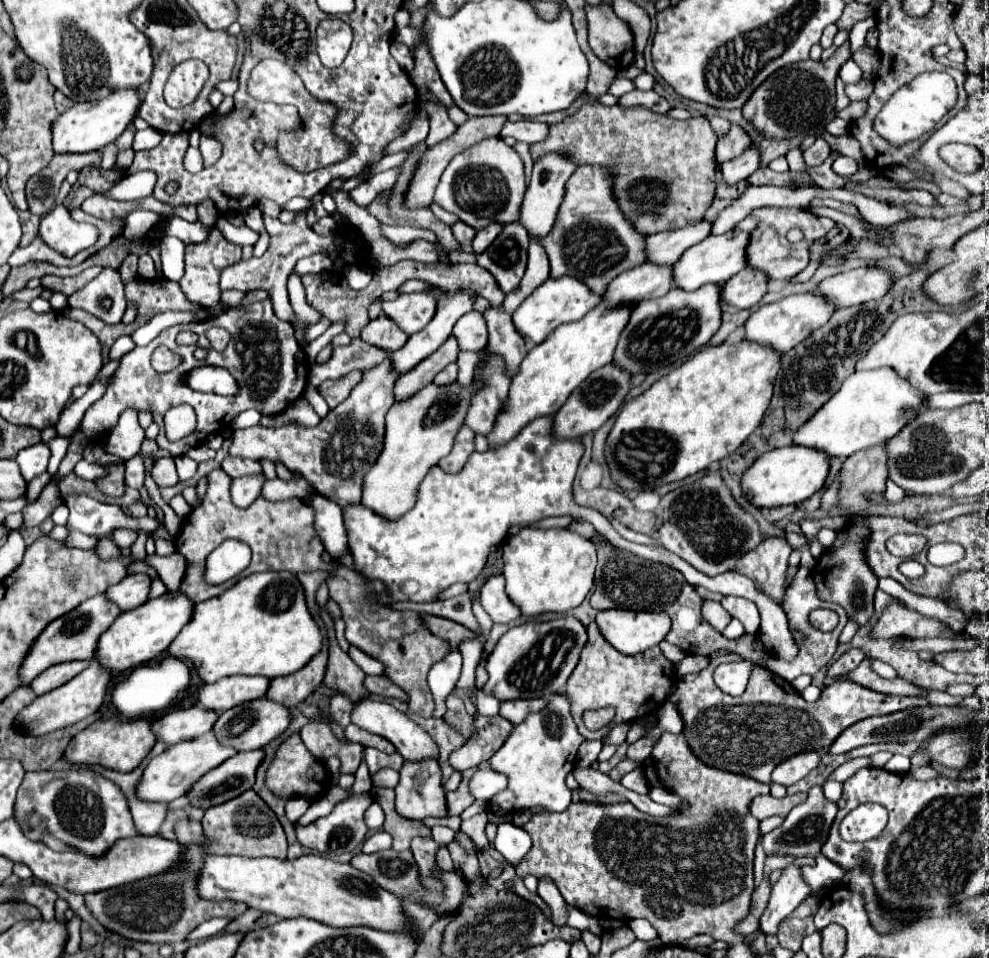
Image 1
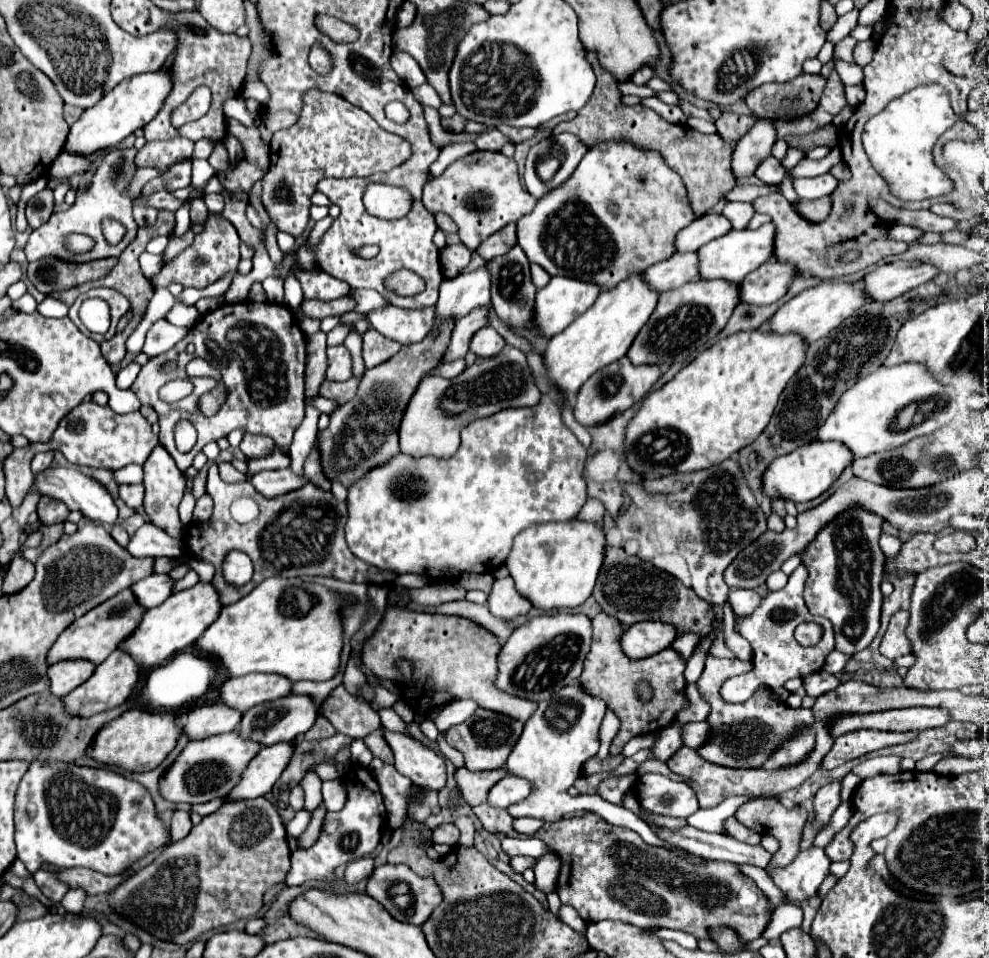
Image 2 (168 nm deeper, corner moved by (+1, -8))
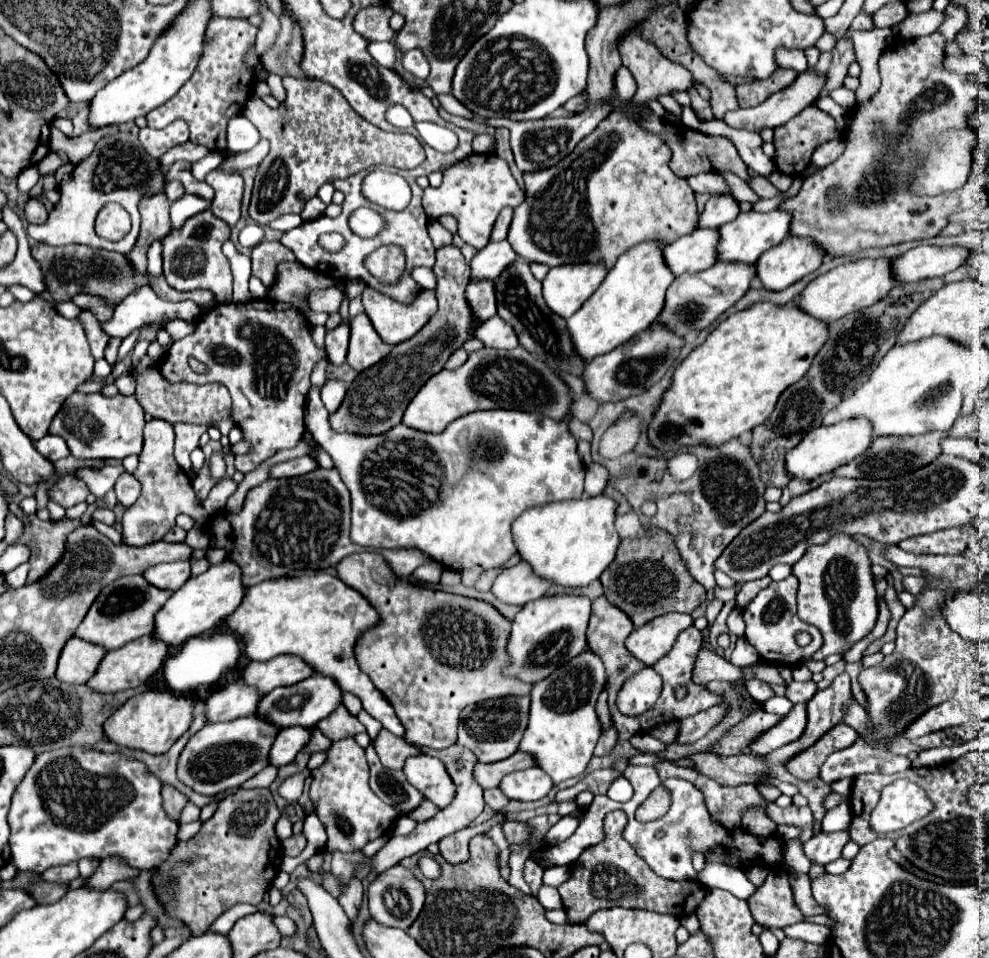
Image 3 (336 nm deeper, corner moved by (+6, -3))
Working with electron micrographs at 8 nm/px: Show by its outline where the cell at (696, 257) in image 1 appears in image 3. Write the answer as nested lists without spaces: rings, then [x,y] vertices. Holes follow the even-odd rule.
[[[773,210],[773,212],[767,212],[767,214],[761,214],[761,212],[745,212],[745,214],[739,214],[735,220],[723,224],[719,228],[719,242],[717,242],[717,260],[721,262],[741,262],[741,264],[755,264],[757,258],[777,246],[779,242],[783,242],[789,234],[789,222],[791,222],[791,216],[787,212],[781,212],[781,210]]]

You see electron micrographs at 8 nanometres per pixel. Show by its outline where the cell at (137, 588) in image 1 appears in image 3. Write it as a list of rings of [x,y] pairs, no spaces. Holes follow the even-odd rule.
[[[169,562],[169,564],[157,564],[143,572],[145,580],[161,590],[175,592],[179,590],[187,578],[189,578],[189,562]]]

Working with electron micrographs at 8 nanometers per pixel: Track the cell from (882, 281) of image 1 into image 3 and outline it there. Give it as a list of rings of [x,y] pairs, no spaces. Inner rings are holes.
[[[921,244],[891,262],[891,272],[897,282],[917,282],[925,278],[945,276],[967,260],[967,250],[957,246]]]

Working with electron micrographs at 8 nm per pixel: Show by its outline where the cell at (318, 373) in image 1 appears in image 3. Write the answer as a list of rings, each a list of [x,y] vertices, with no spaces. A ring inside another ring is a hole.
[[[341,324],[335,330],[327,332],[325,338],[327,344],[327,356],[331,360],[331,364],[343,364],[347,360],[347,344],[349,344],[349,326]]]

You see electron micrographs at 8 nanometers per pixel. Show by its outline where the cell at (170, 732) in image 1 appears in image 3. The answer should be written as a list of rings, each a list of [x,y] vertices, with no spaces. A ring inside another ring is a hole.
[[[235,682],[207,698],[205,718],[207,722],[227,722],[237,720],[241,716],[251,716],[261,696],[263,694],[259,694],[255,688]]]

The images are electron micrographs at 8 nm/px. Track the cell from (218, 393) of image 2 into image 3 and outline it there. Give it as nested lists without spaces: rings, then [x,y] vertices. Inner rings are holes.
[[[143,356],[139,368],[133,372],[133,378],[137,382],[137,402],[145,410],[145,414],[151,414],[153,418],[167,420],[171,424],[175,422],[191,422],[191,424],[213,424],[221,430],[223,436],[228,436],[229,430],[233,428],[233,422],[229,420],[229,410],[231,410],[231,398],[229,392],[223,384],[169,384],[165,382],[159,372],[155,362],[149,356]]]

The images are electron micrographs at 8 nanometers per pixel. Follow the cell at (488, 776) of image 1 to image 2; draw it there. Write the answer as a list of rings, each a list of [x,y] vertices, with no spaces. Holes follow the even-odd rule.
[[[508,775],[502,781],[498,781],[498,785],[494,785],[494,789],[490,789],[488,803],[494,807],[510,807],[510,805],[526,799],[530,795],[530,791],[532,791],[532,783],[528,779]]]

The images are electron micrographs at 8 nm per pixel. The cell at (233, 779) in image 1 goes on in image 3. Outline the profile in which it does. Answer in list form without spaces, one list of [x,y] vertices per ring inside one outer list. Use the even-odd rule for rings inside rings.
[[[301,726],[279,730],[273,748],[269,750],[269,766],[281,768],[285,764],[291,764],[295,754],[307,744],[309,732],[311,732],[309,728],[301,728]]]

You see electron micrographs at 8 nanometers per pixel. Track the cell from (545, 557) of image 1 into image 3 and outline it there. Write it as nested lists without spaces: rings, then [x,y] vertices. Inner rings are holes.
[[[607,496],[563,500],[525,510],[513,522],[513,542],[535,576],[565,588],[583,588],[613,562],[619,536],[613,526],[617,504]]]

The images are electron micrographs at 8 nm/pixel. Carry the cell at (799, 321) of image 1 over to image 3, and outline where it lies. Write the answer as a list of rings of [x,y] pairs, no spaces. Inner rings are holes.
[[[855,260],[849,264],[841,264],[827,274],[811,280],[797,300],[797,308],[813,318],[821,318],[821,322],[835,322],[851,312],[867,308],[887,296],[887,292],[895,286],[891,276],[891,260]]]

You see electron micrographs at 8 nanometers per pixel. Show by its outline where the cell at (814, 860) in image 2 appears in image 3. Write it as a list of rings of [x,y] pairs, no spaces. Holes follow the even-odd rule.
[[[819,832],[803,844],[803,850],[811,864],[825,866],[841,856],[841,850],[847,842],[849,842],[847,832],[831,832],[831,834]]]

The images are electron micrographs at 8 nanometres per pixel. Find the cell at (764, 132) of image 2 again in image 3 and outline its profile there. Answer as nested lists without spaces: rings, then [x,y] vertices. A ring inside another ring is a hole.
[[[805,70],[799,74],[799,78],[785,90],[779,90],[777,94],[769,96],[763,104],[747,108],[747,110],[735,110],[735,112],[727,112],[725,114],[725,124],[729,124],[731,128],[739,128],[739,130],[749,130],[749,132],[761,132],[763,128],[777,128],[785,122],[789,122],[793,116],[797,116],[803,108],[807,108],[809,104],[813,104],[813,100],[817,98],[819,90],[823,86],[823,78],[817,76],[811,70]]]

